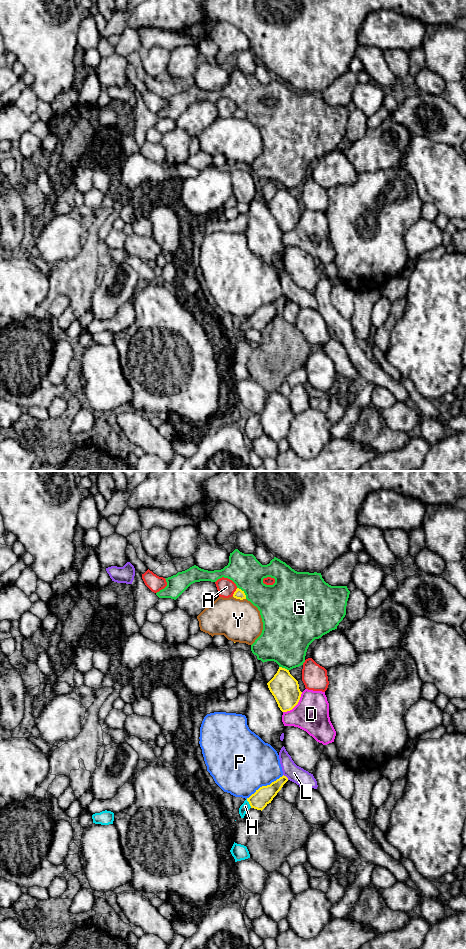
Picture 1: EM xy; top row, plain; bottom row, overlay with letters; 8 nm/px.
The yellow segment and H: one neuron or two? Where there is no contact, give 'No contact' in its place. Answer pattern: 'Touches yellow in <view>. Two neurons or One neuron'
Touches yellow in xy. One neuron

